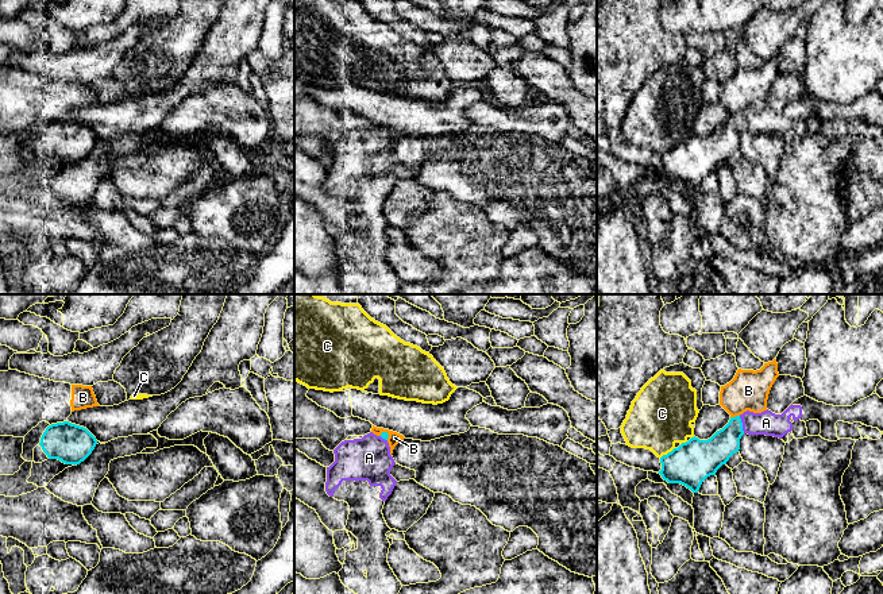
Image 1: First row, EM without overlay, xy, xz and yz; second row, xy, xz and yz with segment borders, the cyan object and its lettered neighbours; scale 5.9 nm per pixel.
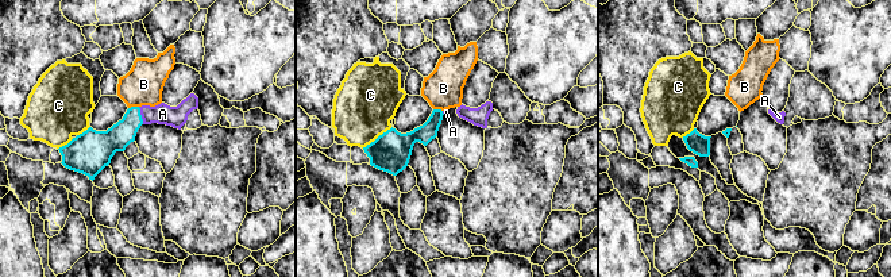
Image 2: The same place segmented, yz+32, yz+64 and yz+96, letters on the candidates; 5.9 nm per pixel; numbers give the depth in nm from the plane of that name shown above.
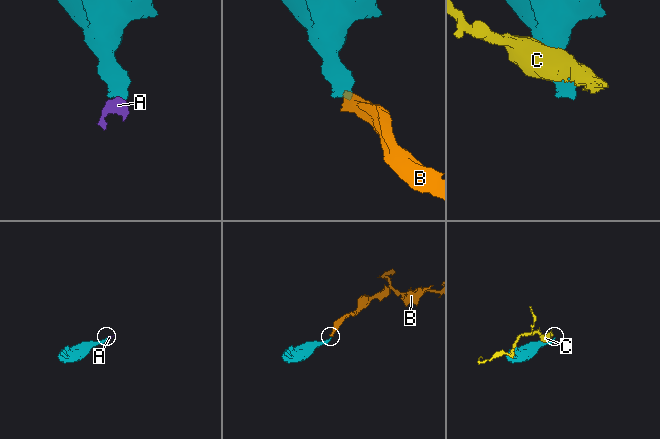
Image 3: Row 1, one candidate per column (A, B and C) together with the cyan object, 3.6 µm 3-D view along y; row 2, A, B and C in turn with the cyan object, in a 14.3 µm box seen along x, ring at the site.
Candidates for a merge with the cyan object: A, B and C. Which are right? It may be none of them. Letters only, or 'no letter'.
A

